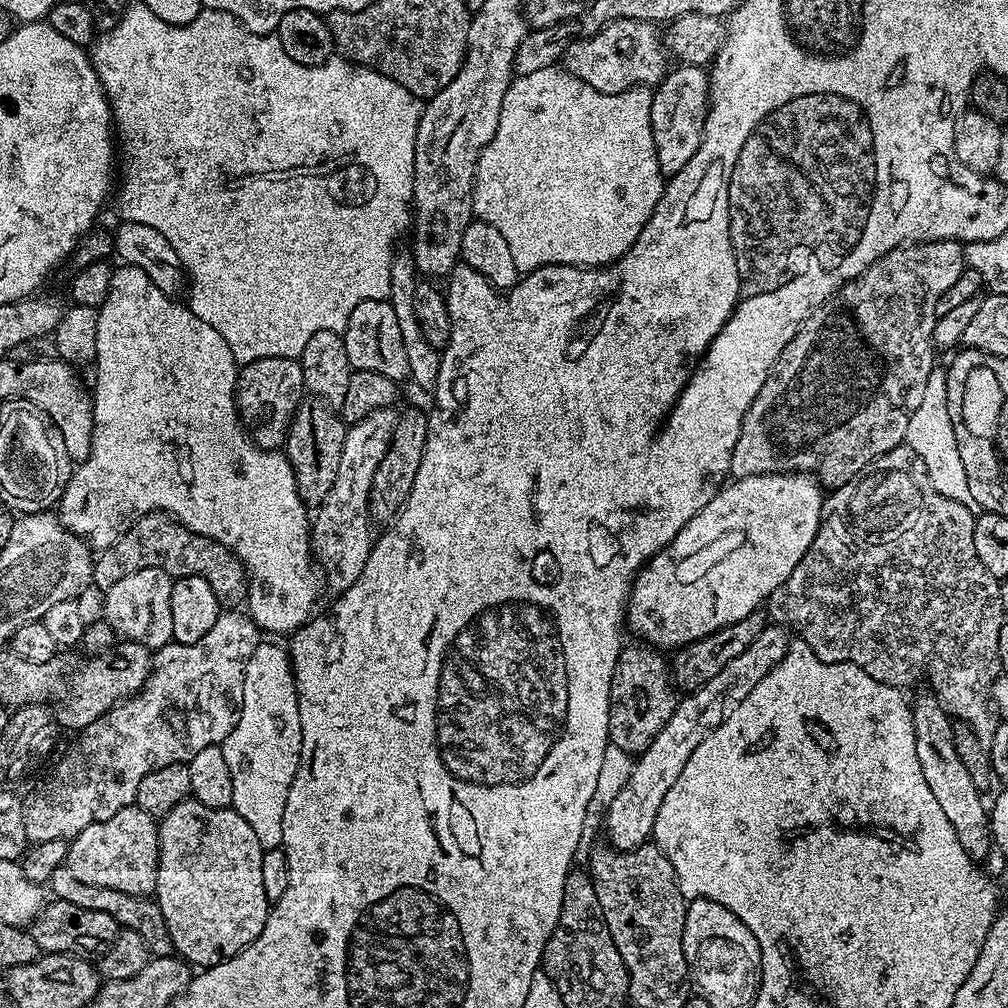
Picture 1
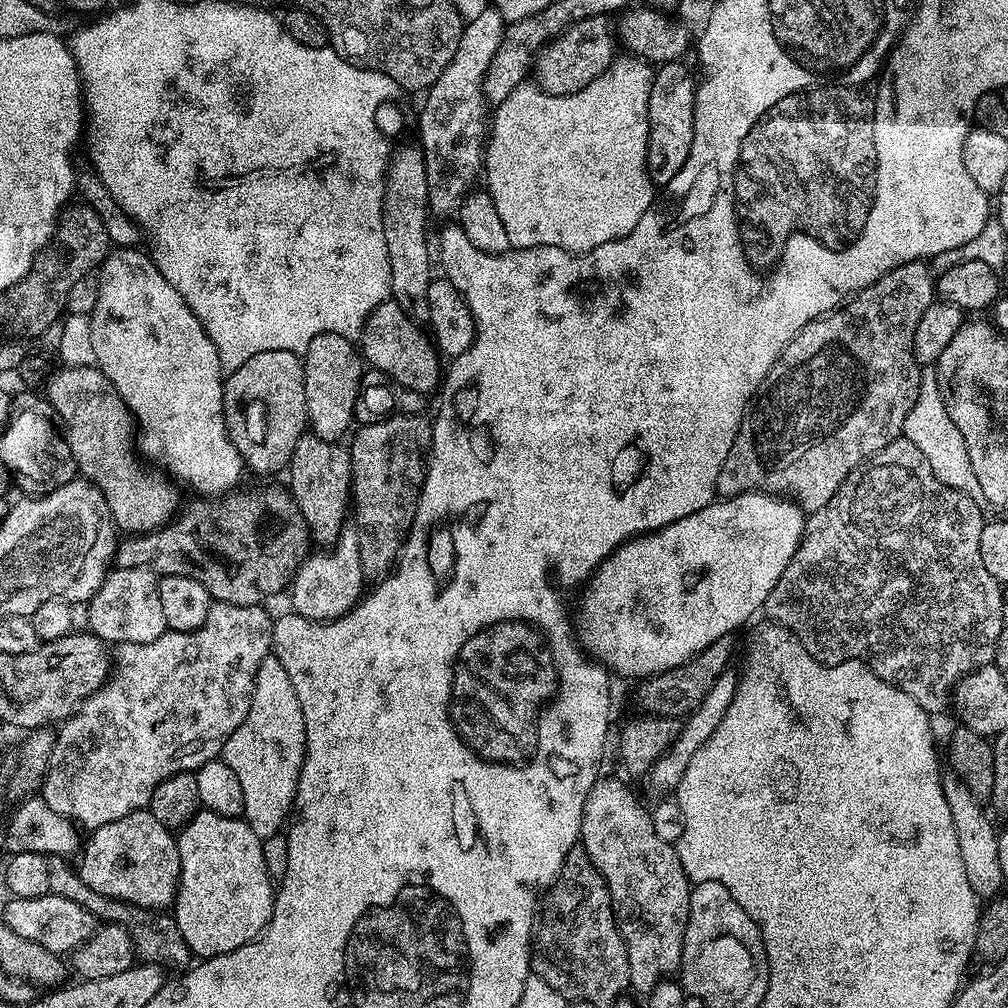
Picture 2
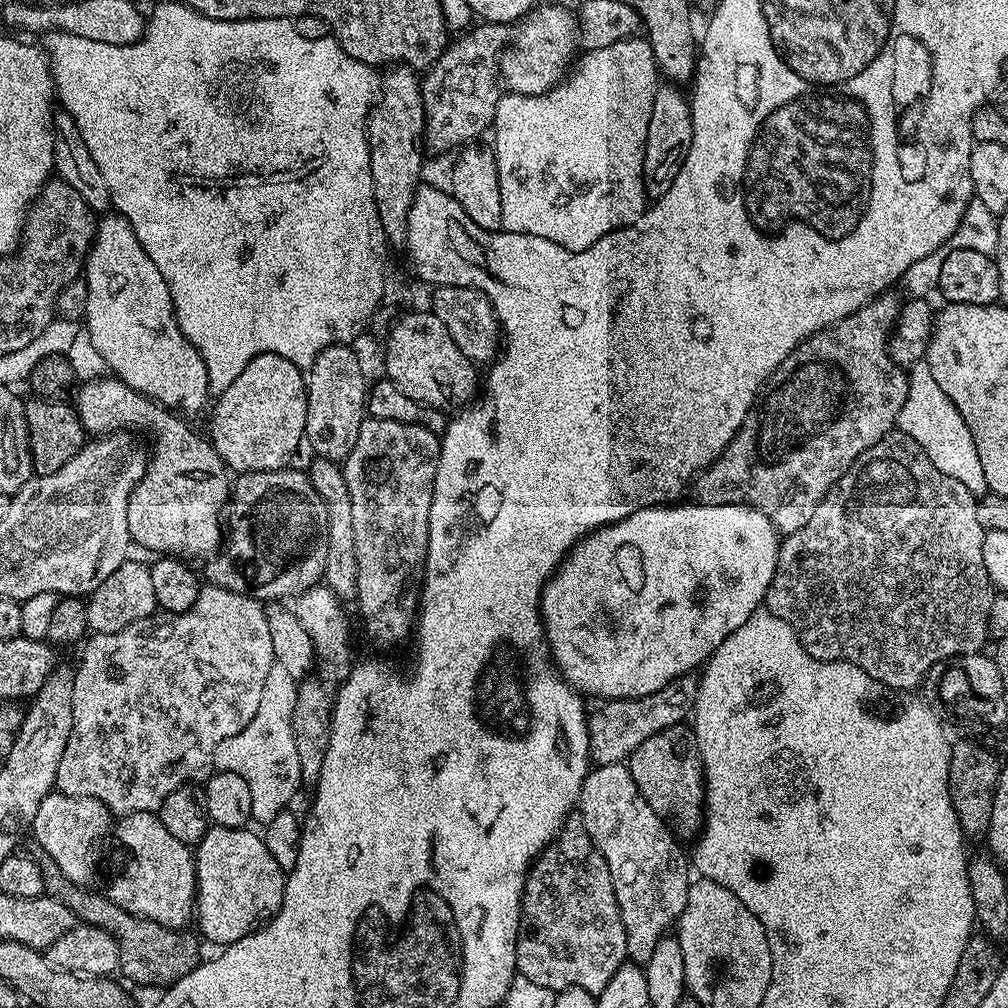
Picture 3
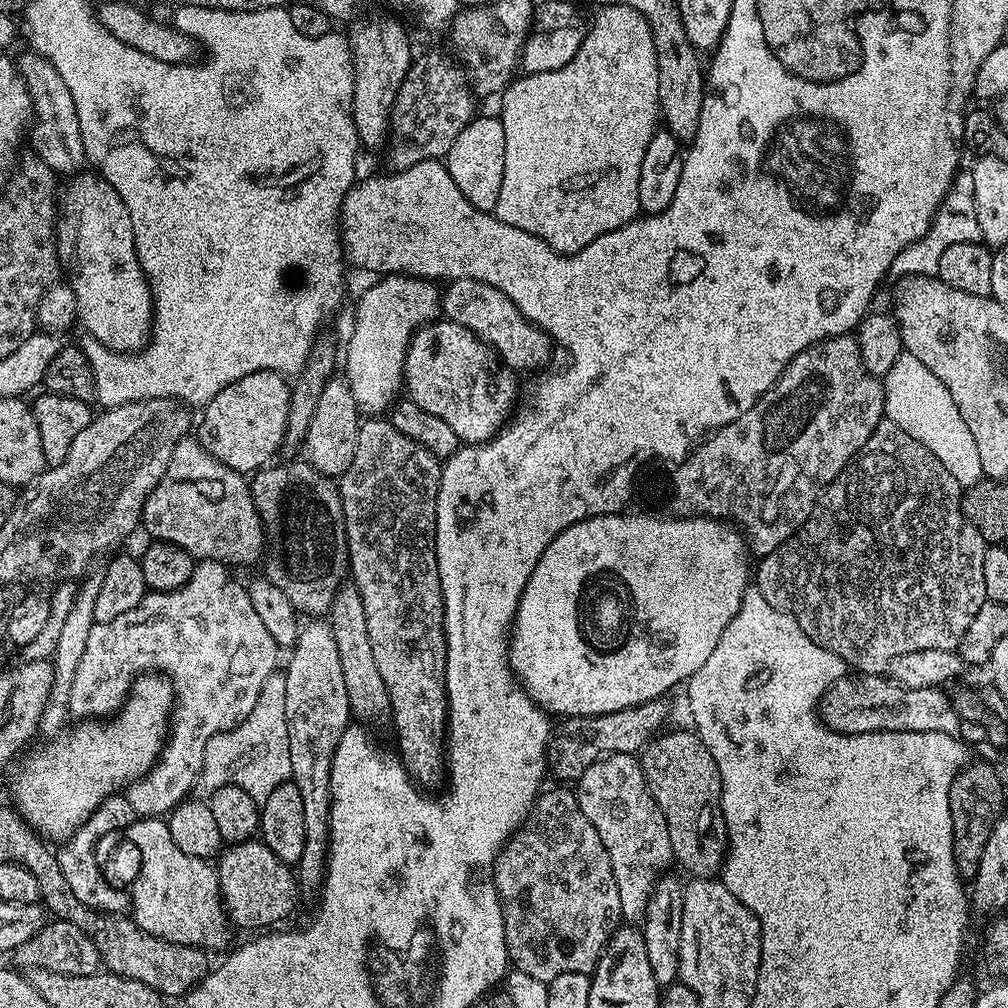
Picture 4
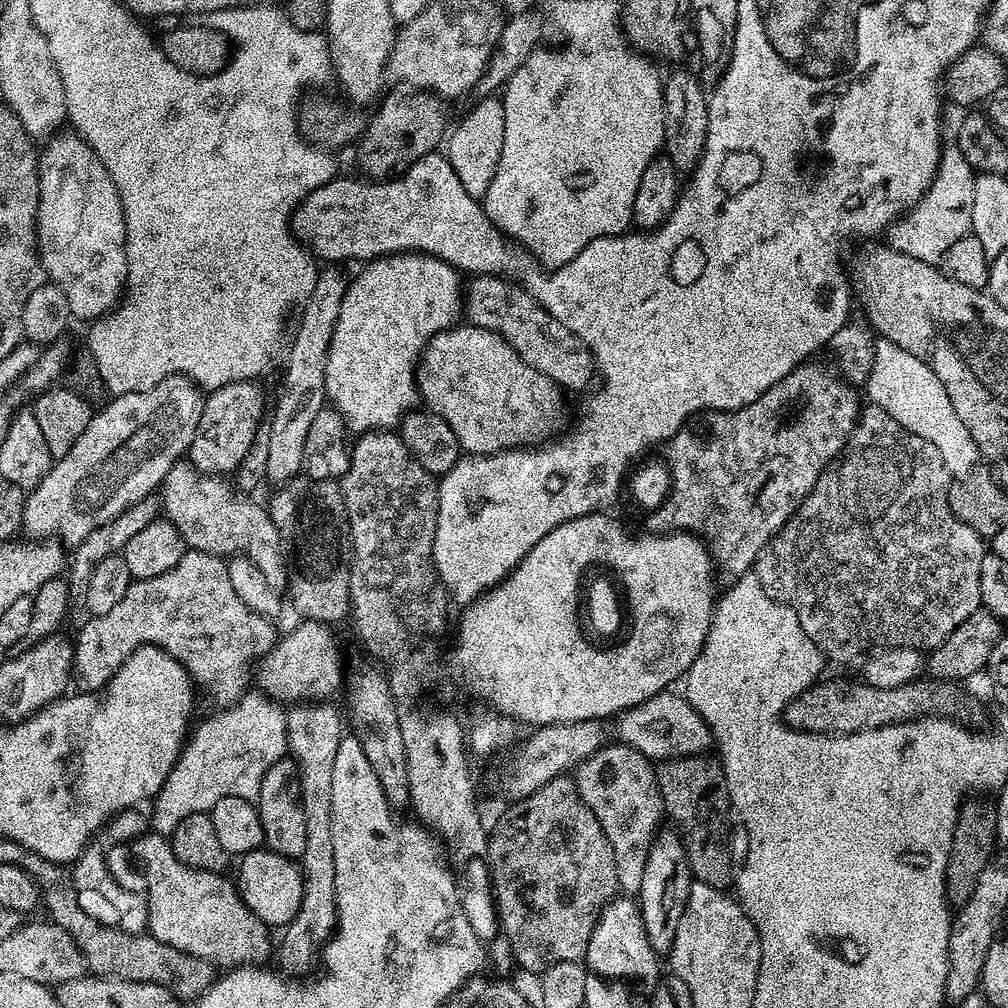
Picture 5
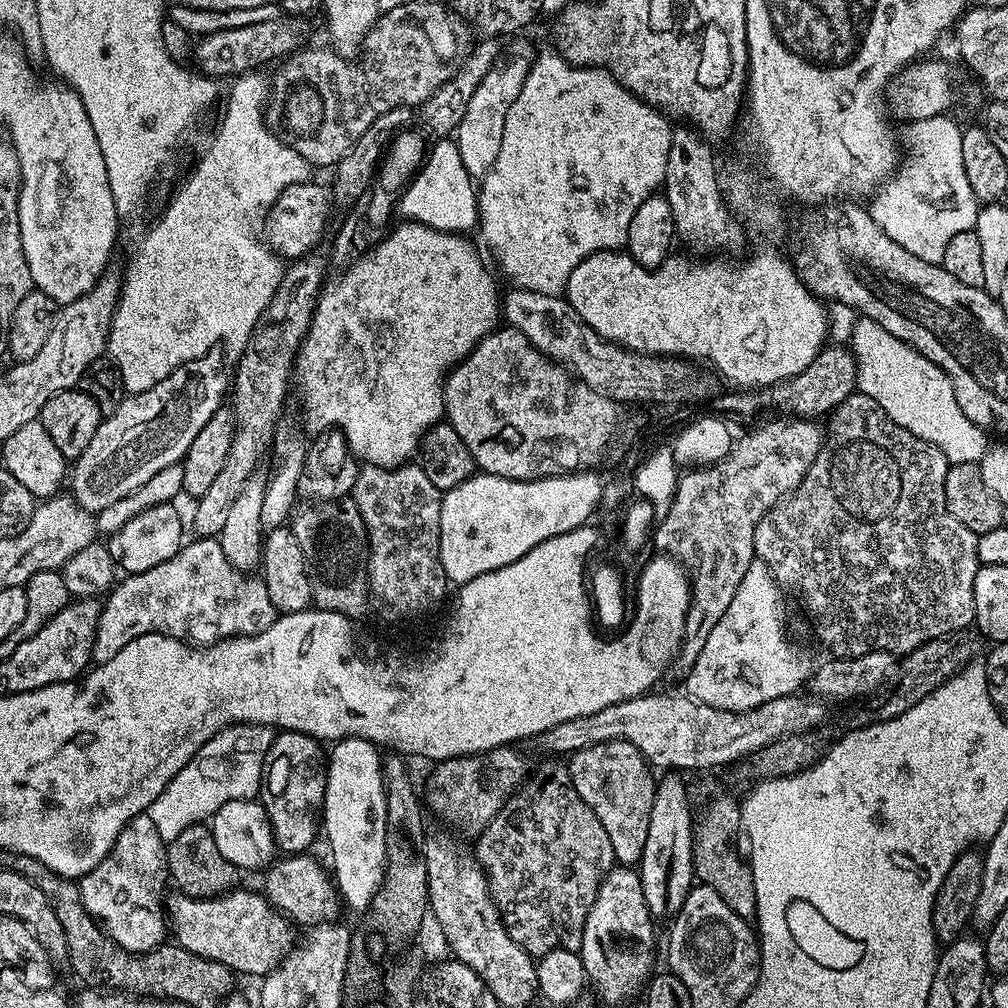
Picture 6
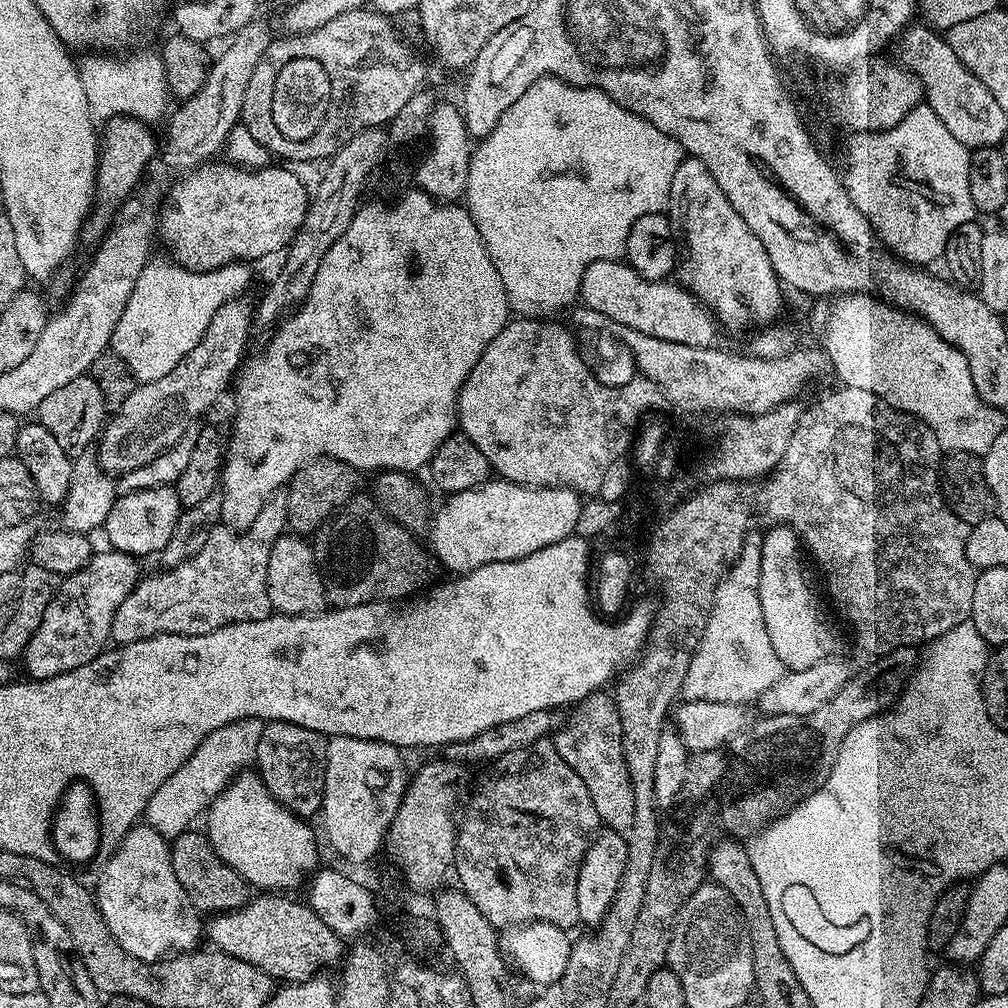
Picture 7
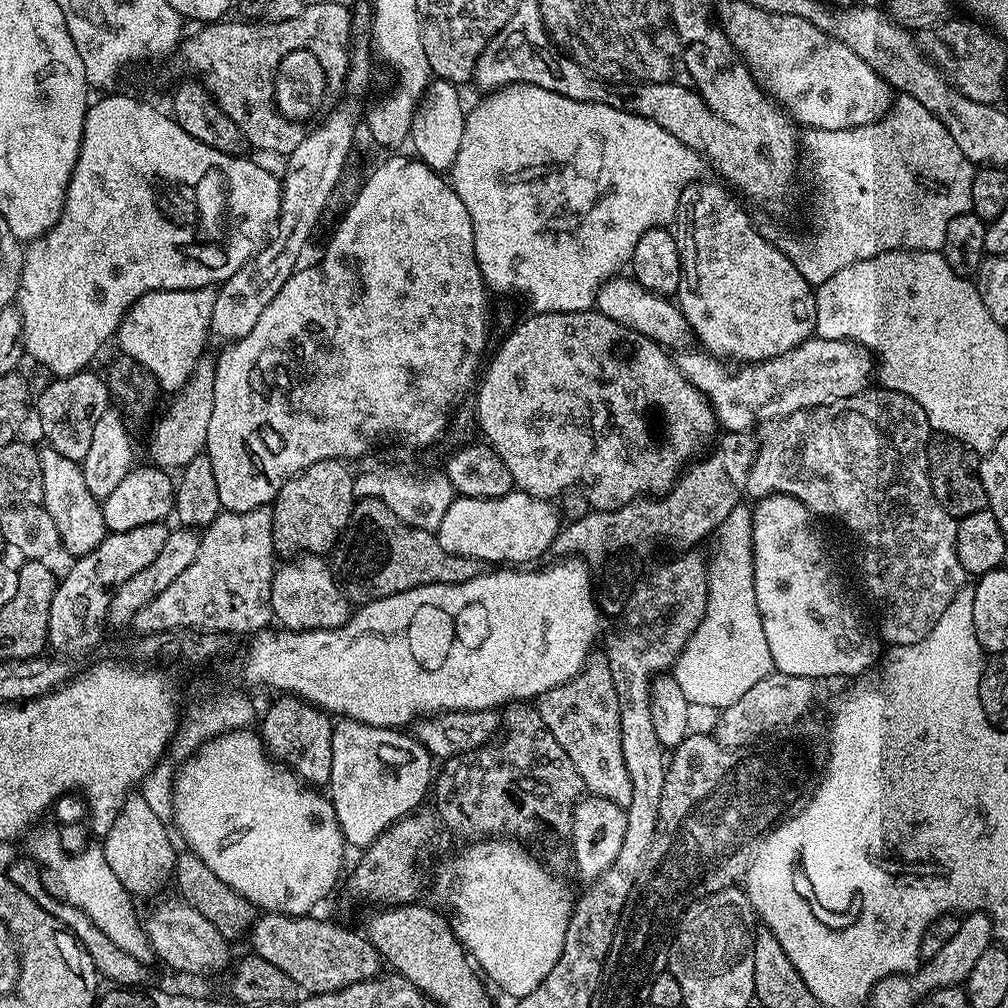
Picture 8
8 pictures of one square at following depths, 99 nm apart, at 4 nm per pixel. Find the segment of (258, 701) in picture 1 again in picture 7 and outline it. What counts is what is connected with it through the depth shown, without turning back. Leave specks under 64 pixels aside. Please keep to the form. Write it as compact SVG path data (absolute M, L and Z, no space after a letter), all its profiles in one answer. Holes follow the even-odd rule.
M239 720L227 724L212 732L200 746L200 751L190 757L180 769L170 778L166 778L164 785L156 791L154 798L150 798L146 822L158 834L166 838L181 836L193 827L196 819L201 819L207 813L213 799L220 795L237 776L245 771L247 764L251 765L256 759L258 738L262 738L263 720Z

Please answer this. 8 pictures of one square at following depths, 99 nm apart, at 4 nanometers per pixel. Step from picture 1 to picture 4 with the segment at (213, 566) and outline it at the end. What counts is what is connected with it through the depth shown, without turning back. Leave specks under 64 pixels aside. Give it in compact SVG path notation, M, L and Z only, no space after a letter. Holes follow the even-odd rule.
M307 462L272 467L259 469L250 480L256 513L264 524L266 561L268 560L266 576L275 583L278 590L282 590L282 594L286 594L297 613L309 612L309 617L316 618L331 609L334 594L340 589L346 576L346 552L342 547L344 511L340 501L340 489L329 477L315 472Z

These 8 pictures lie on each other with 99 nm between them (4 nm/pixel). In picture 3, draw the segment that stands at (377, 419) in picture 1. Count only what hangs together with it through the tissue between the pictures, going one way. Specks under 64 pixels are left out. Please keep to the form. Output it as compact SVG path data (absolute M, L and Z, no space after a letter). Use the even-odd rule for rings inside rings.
M313 586L309 592L302 593L294 600L294 611L298 622L302 622L302 630L306 630L306 634L310 634L310 642L314 646L319 663L322 662L328 667L328 676L322 677L321 680L305 679L296 690L292 729L294 730L294 744L298 746L300 779L308 786L315 786L322 774L322 762L326 758L326 746L330 742L332 733L332 702L336 698L338 685L347 678L350 671L348 655L351 654L352 648L348 645L348 616L344 613L344 608L345 605L342 601L327 586Z

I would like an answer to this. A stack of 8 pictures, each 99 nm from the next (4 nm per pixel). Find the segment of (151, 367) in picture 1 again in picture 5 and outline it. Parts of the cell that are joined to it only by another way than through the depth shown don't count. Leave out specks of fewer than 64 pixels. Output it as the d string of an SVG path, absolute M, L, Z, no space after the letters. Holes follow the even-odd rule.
M57 134L47 141L48 149L39 153L40 162L40 201L38 202L38 210L36 211L36 247L40 250L40 261L44 267L44 275L53 284L57 284L62 290L62 294L66 294L66 298L70 302L70 311L73 317L78 321L88 320L87 322L95 322L108 315L119 305L122 299L122 293L125 291L128 283L128 267L126 266L126 222L124 221L124 211L122 210L122 202L118 198L118 190L114 186L114 182L110 178L110 174L106 170L106 166L102 166L102 162L96 157L96 152L91 148L79 134L71 134L72 136L64 136L65 134Z

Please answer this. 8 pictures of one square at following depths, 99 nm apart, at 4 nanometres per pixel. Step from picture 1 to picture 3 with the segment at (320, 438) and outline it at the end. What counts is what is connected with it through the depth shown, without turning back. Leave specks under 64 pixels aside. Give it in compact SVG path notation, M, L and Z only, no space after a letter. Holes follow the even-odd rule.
M316 458L313 461L312 465L307 465L306 471L314 490L318 490L328 515L328 557L323 583L340 601L355 601L357 599L358 558L354 550L354 517L350 511L350 490L346 490L344 469L334 460Z

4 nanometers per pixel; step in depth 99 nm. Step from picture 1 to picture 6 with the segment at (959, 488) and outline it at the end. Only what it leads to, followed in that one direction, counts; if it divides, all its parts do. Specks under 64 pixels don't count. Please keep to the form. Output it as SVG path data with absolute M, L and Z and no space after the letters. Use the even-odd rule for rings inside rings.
M863 318L857 319L857 321L852 328L850 347L852 357L856 360L858 391L874 398L874 402L878 402L878 406L882 406L882 410L886 410L888 417L894 422L898 422L898 426L910 430L910 434L914 434L934 446L938 446L938 450L942 450L942 454L948 459L949 464L979 462L984 456L984 451L990 447L990 436L985 429L970 422L970 418L962 412L962 406L956 401L956 395L952 389L952 379L930 358L922 355L917 348L912 348L911 345L896 338L894 334L890 334L890 330L882 330L882 326L878 326L878 322Z

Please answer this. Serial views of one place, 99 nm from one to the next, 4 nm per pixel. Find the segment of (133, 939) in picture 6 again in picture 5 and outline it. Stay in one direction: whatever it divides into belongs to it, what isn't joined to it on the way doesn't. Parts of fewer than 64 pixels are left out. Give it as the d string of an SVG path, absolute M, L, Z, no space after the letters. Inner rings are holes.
M127 808L124 812L117 812L112 819L100 829L98 841L89 843L88 847L80 853L79 860L75 861L71 869L72 885L78 894L78 906L86 910L95 920L104 924L113 924L124 932L143 933L148 926L148 902L143 895L136 892L127 892L120 888L120 884L108 873L108 864L104 861L104 848L112 848L115 844L124 844L135 841L137 836L146 832L146 816L136 808Z

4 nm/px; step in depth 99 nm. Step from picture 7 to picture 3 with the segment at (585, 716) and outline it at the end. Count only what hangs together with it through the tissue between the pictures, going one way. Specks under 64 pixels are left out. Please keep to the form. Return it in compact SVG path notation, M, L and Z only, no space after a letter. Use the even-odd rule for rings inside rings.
M627 763L602 764L593 767L584 779L578 801L578 815L586 834L594 842L594 846L606 858L606 866L610 870L610 878L614 882L614 890L618 898L618 906L622 914L622 926L626 930L626 946L628 960L643 965L654 954L654 946L666 935L668 928L679 921L682 910L686 906L690 875L690 860L680 849L681 841L674 835L673 829L642 798L634 778L630 774Z

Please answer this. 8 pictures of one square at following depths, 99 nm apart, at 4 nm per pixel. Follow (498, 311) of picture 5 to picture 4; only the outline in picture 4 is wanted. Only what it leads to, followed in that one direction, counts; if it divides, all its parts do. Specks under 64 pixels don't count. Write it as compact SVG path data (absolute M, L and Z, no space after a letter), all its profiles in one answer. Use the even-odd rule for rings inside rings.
M453 280L443 289L442 312L445 317L470 330L482 342L490 345L501 360L513 370L536 368L552 356L554 341L548 333L531 324L518 306L502 290L481 280Z

